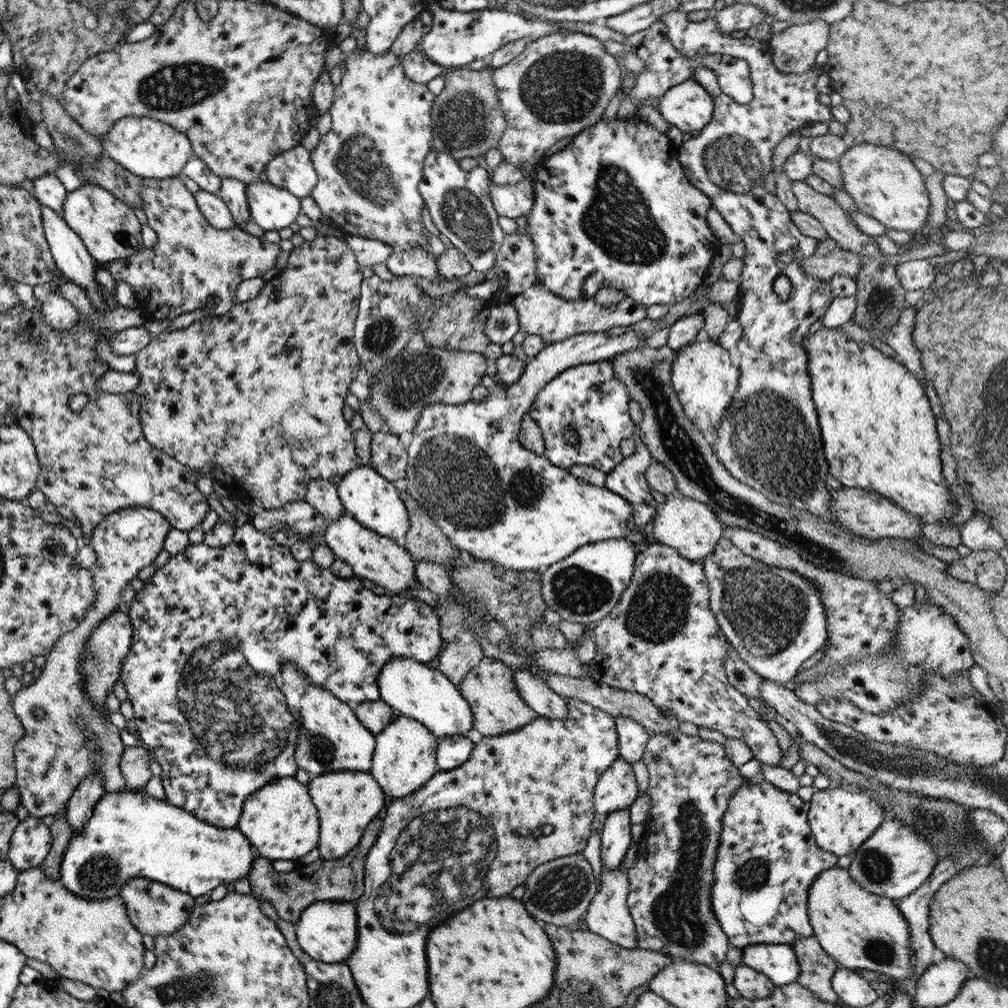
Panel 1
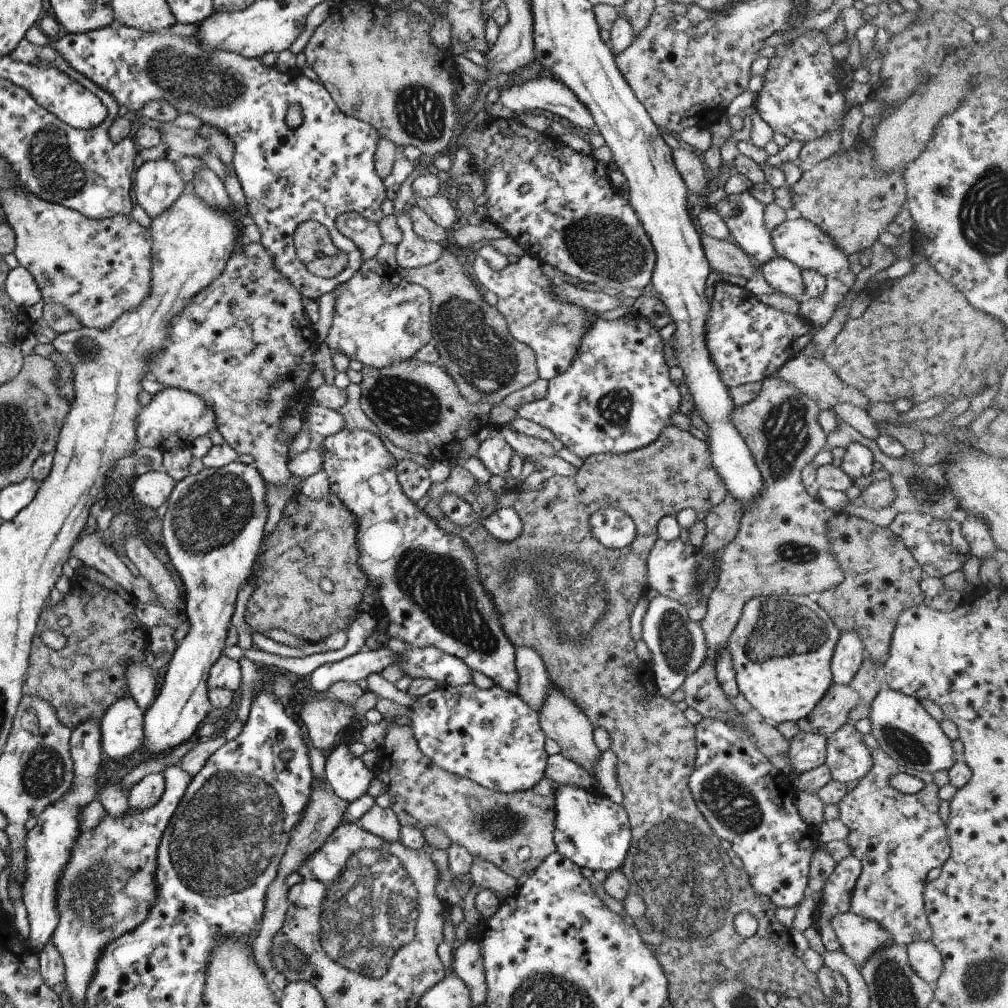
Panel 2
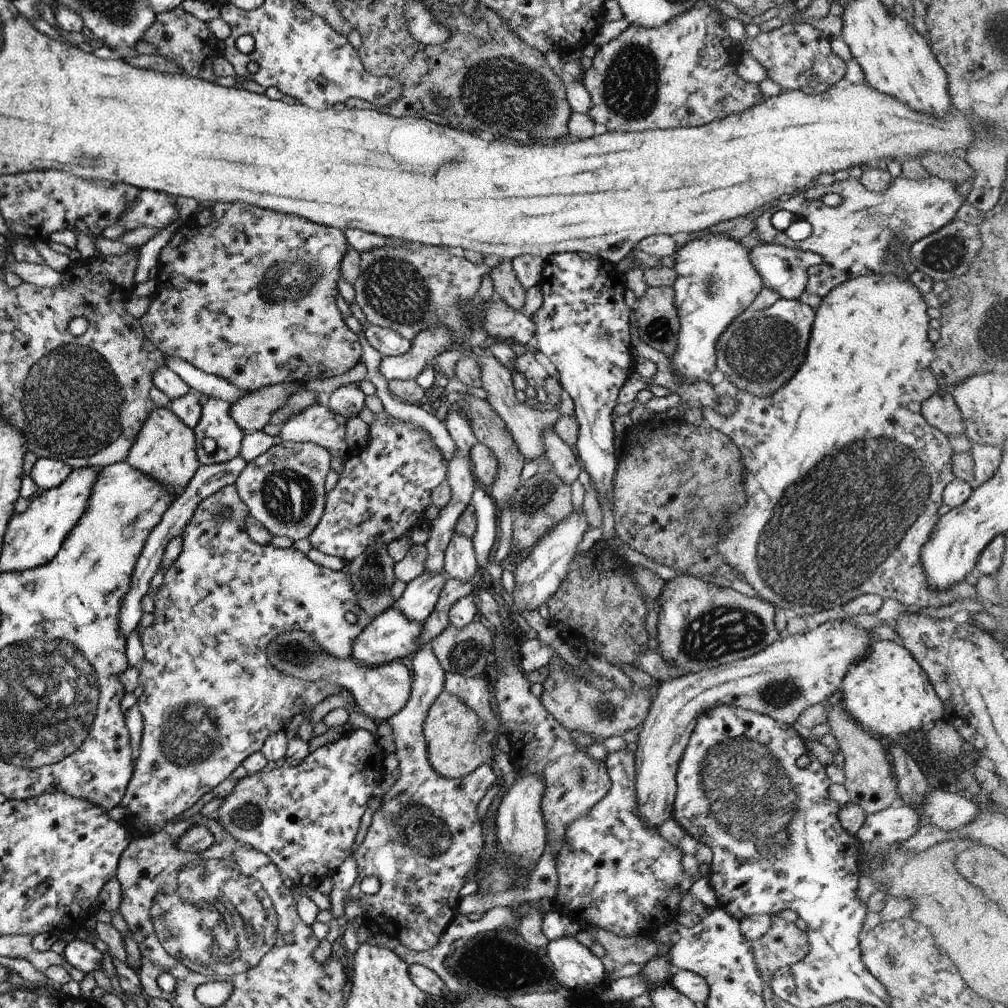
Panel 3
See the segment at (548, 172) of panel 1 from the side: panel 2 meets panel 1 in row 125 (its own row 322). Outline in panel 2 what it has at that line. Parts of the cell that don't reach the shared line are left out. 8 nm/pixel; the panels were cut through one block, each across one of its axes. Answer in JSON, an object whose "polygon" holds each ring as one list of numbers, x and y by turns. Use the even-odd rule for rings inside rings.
{"polygon":[[627,312,624,316,610,321,596,317,594,320,591,320,591,326,589,326,589,328,585,330,585,334,581,336,579,348,577,348,577,352,575,352,575,356,573,356,571,364,567,366,567,370,547,381,547,390,541,400,521,405,516,408,516,414,525,420,534,422,537,426,541,426,541,428,545,428,545,430,549,430,563,447,569,452,573,452,575,456,579,456,581,459,601,453,625,454,626,452,633,452,633,450,639,450,639,448,649,446,651,442,657,440,657,436,659,436,659,432,661,432,663,428,667,428,667,426,671,425,670,417,674,412,677,412,679,407,679,392,677,387,670,381,668,373,669,368,665,364,663,356,663,342,661,342,662,340,659,338,657,331,657,328,644,316,639,316,635,313,632,314,631,312]]}

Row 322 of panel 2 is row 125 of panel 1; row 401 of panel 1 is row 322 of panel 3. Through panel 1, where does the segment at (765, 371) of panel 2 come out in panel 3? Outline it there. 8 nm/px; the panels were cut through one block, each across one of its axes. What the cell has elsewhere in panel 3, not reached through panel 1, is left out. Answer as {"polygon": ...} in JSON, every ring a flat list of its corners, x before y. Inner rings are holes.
{"polygon":[[780,299,769,309,754,312,749,308,739,314,731,325,719,336,716,352,716,370,723,373,724,379,736,389,742,389,754,396,770,396,777,388,789,381,795,370,803,363,813,310,798,300]]}

